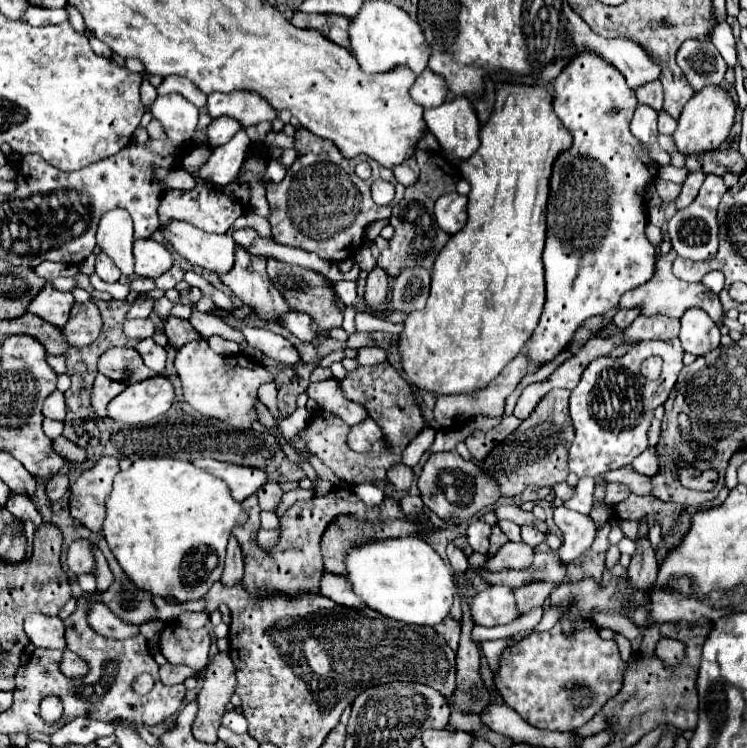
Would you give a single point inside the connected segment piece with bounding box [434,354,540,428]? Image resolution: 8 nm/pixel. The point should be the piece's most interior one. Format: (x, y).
(449, 411)

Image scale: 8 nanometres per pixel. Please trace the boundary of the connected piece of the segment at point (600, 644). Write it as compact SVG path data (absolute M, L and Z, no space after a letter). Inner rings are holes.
M574 620L570 634L564 632L562 622L556 622L544 636L530 634L504 650L500 666L492 676L504 702L530 726L570 732L592 720L594 714L620 692L626 668L628 664L620 658L614 640L598 638L594 622Z

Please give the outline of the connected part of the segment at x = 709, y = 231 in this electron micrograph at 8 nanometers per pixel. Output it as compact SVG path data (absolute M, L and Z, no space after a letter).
M708 174L696 200L686 208L676 210L676 214L668 220L668 236L670 236L672 246L678 252L678 256L690 258L690 260L708 260L710 256L714 256L714 252L718 252L716 210L718 210L718 204L720 204L720 198L724 196L724 192L726 192L726 186L724 186L722 178Z

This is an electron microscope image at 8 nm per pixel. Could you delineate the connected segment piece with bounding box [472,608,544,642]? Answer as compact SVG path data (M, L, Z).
M532 608L528 614L522 614L520 618L516 618L510 624L504 626L492 626L492 628L484 628L484 626L474 626L472 630L472 638L474 642L484 642L484 640L498 640L498 638L520 638L532 632L532 628L540 622L544 614L544 608Z

